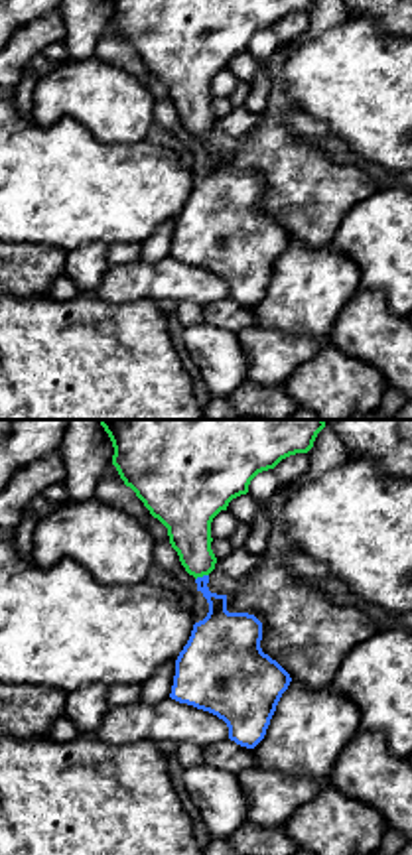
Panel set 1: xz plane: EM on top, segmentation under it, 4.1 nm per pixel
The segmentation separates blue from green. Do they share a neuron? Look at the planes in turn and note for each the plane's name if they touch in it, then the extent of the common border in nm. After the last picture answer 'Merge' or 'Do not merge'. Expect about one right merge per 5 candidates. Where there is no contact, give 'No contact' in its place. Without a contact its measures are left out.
Touches blue in xz. Shared border 60 nm

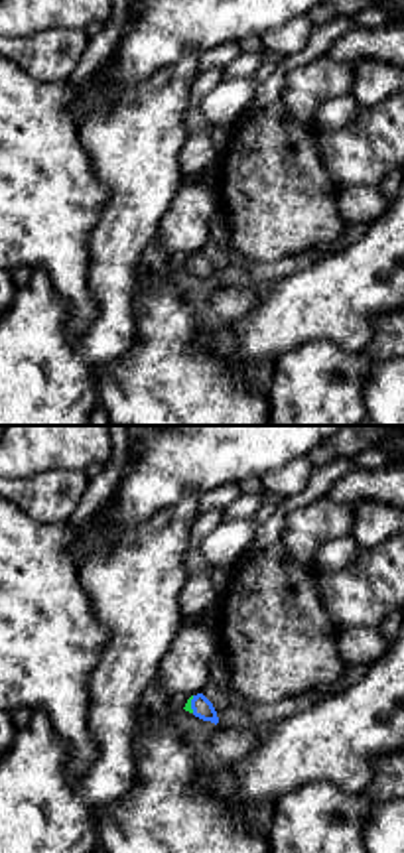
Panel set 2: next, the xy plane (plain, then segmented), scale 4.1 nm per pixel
Touches blue in xy. Shared border 70 nm

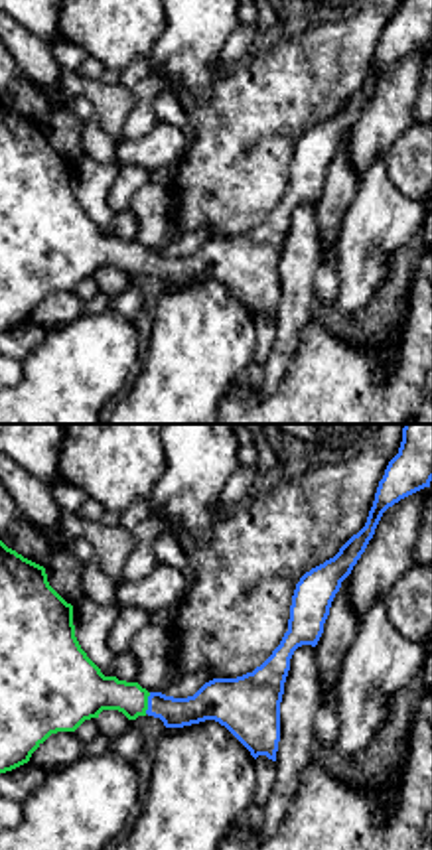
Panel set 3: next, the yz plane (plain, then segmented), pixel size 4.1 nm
Touches blue in yz. Shared border 90 nm

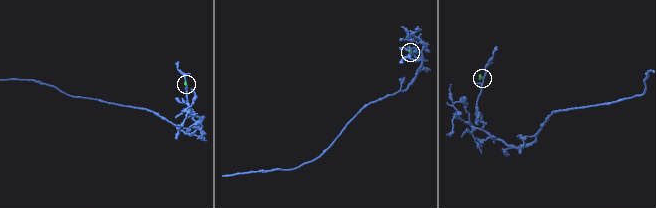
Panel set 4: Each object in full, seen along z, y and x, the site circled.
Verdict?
Merge

